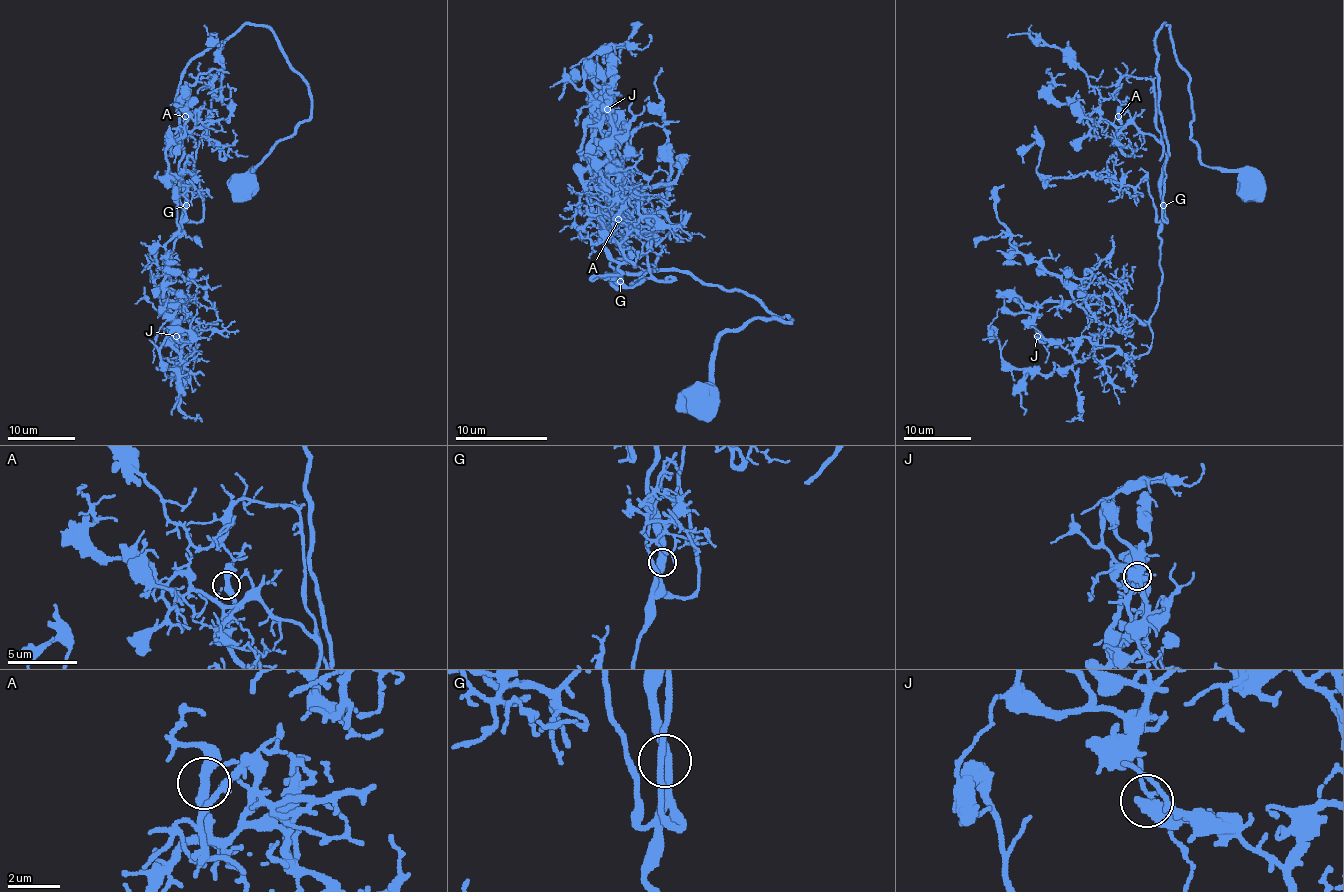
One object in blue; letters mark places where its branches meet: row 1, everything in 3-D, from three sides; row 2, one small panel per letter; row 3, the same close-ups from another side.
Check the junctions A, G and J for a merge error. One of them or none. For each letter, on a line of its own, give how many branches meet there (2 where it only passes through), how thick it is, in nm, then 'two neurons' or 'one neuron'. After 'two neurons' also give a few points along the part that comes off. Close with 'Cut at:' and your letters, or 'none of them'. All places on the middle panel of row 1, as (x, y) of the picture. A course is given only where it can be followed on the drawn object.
A: branches 2; calibre 360 nm; one neuron
G: branches 2; calibre 360 nm; one neuron
J: branches 2; calibre 360 nm; one neuron
Cut at: none of them

